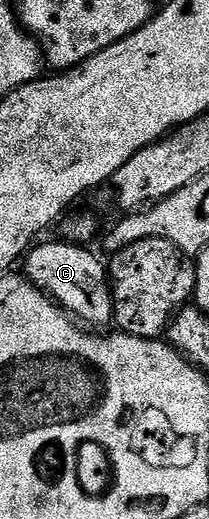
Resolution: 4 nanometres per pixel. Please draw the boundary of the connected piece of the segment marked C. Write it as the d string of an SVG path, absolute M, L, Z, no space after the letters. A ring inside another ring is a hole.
M67 240L59 241L41 241L29 249L22 262L27 281L31 282L40 293L48 295L57 306L67 310L73 319L79 320L85 327L100 328L96 326L108 325L111 327L114 319L108 266L100 263L99 256L91 254L87 245Z

